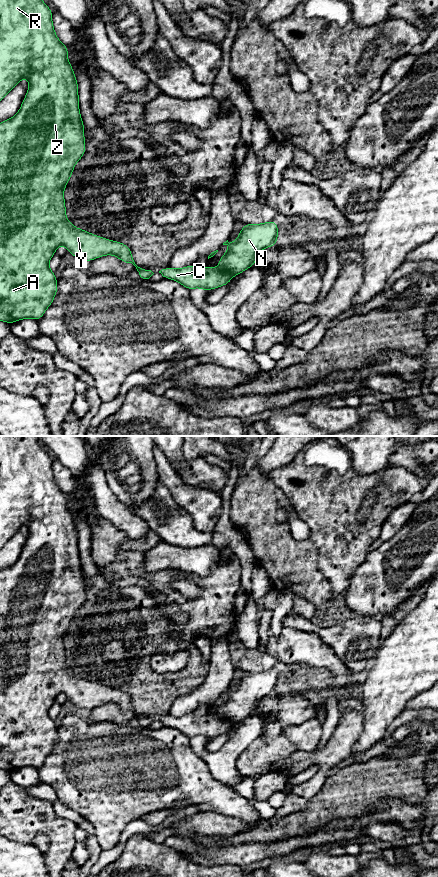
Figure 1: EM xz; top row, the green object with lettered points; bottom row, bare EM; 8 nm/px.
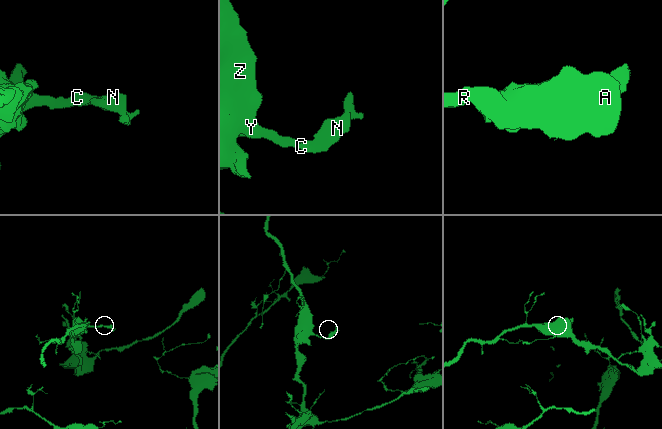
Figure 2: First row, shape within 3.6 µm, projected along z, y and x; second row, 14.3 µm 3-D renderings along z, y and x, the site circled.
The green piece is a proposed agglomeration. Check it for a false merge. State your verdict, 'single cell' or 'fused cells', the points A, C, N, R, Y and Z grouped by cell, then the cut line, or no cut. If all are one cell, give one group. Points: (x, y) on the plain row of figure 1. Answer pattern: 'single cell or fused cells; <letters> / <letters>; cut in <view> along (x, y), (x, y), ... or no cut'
fused cells; A C R Y Z / N; cut in xz along (229, 720), (233, 722)

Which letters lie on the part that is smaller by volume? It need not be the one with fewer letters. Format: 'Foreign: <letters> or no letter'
Foreign: N

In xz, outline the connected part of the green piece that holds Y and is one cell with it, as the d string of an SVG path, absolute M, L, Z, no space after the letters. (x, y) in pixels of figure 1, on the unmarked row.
M0 436L0 549L23 526L29 530L19 559L12 566L0 570L0 769L8 772L21 767L40 768L52 752L58 734L49 709L60 693L83 709L114 703L123 710L132 711L143 727L154 722L135 712L127 693L79 677L66 665L64 637L75 612L86 599L78 531L68 500L67 494L55 481L52 457L45 453L37 436Z

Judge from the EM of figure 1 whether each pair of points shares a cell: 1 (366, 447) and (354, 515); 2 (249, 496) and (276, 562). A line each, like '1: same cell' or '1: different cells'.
1: different cells
2: same cell

